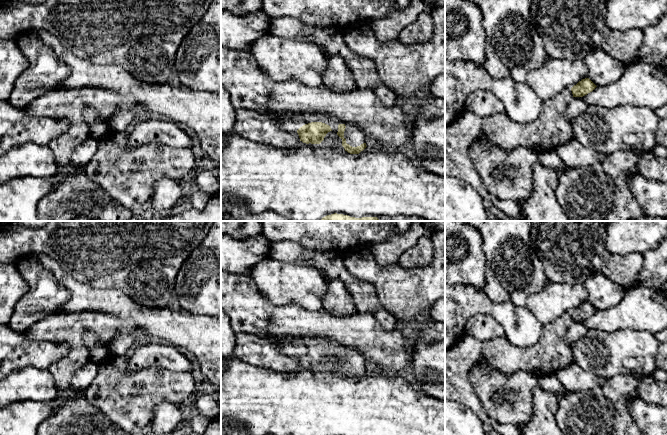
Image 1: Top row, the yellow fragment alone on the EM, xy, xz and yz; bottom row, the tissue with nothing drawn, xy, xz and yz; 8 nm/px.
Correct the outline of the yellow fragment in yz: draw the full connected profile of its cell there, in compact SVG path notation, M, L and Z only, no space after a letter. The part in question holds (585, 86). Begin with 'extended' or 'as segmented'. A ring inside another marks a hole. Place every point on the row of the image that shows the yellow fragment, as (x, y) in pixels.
extended | M589 79L579 81L543 103L541 115L528 124L512 121L506 113L496 113L482 120L483 134L491 144L505 151L519 146L541 153L555 150L573 137L567 109L574 97L583 97L597 86Z

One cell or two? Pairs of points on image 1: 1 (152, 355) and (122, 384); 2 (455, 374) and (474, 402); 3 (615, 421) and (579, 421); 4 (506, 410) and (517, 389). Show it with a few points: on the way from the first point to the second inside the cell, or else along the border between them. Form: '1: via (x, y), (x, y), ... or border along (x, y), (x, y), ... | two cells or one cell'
1: border along (157, 366), (146, 366), (127, 374) | two cells
2: via (455, 381), (467, 395) | one cell
3: via (606, 421), (588, 421) | one cell
4: via (506, 405), (507, 399), (512, 394) | one cell

